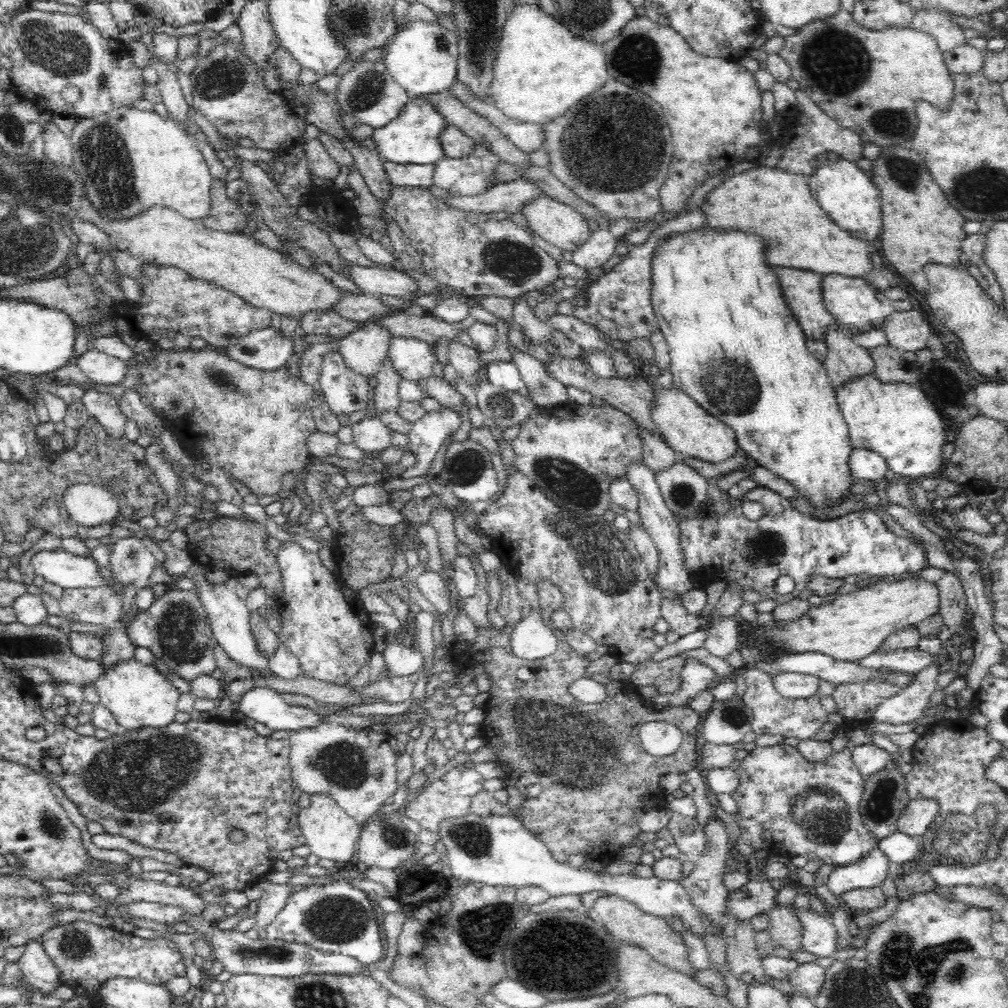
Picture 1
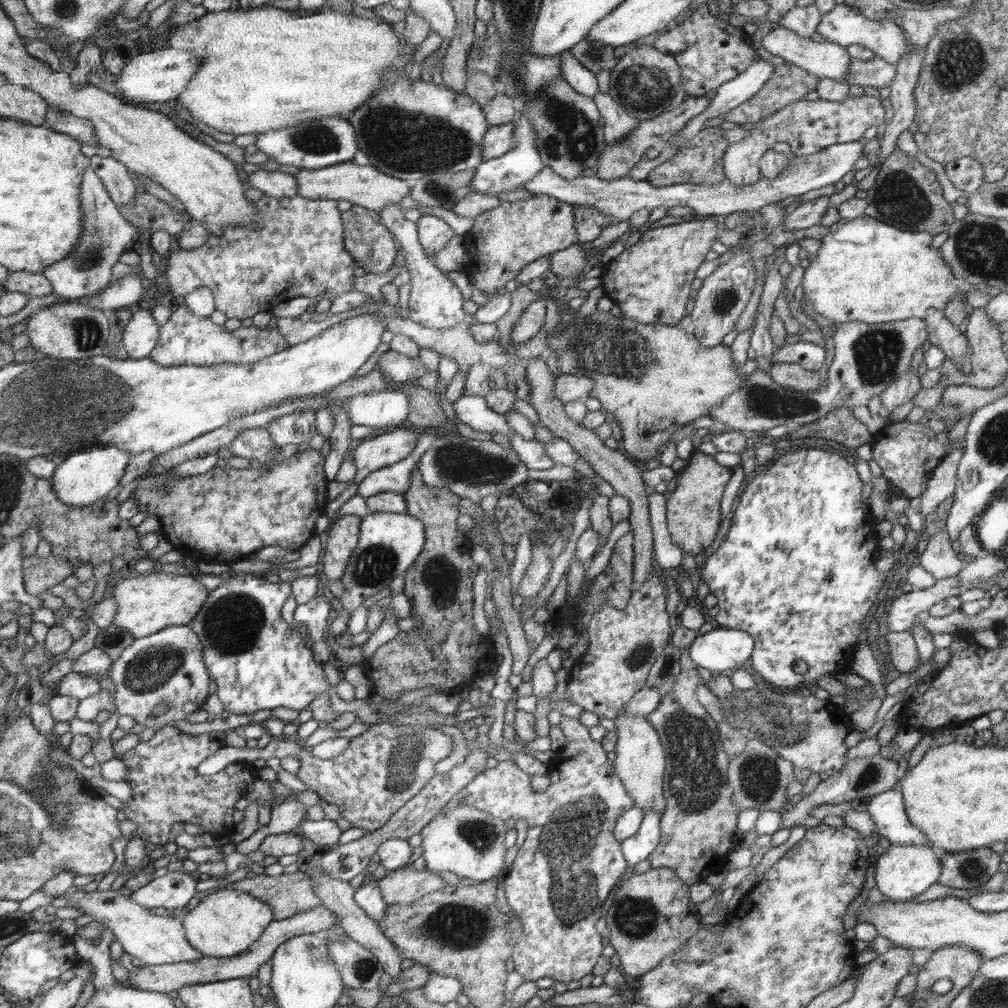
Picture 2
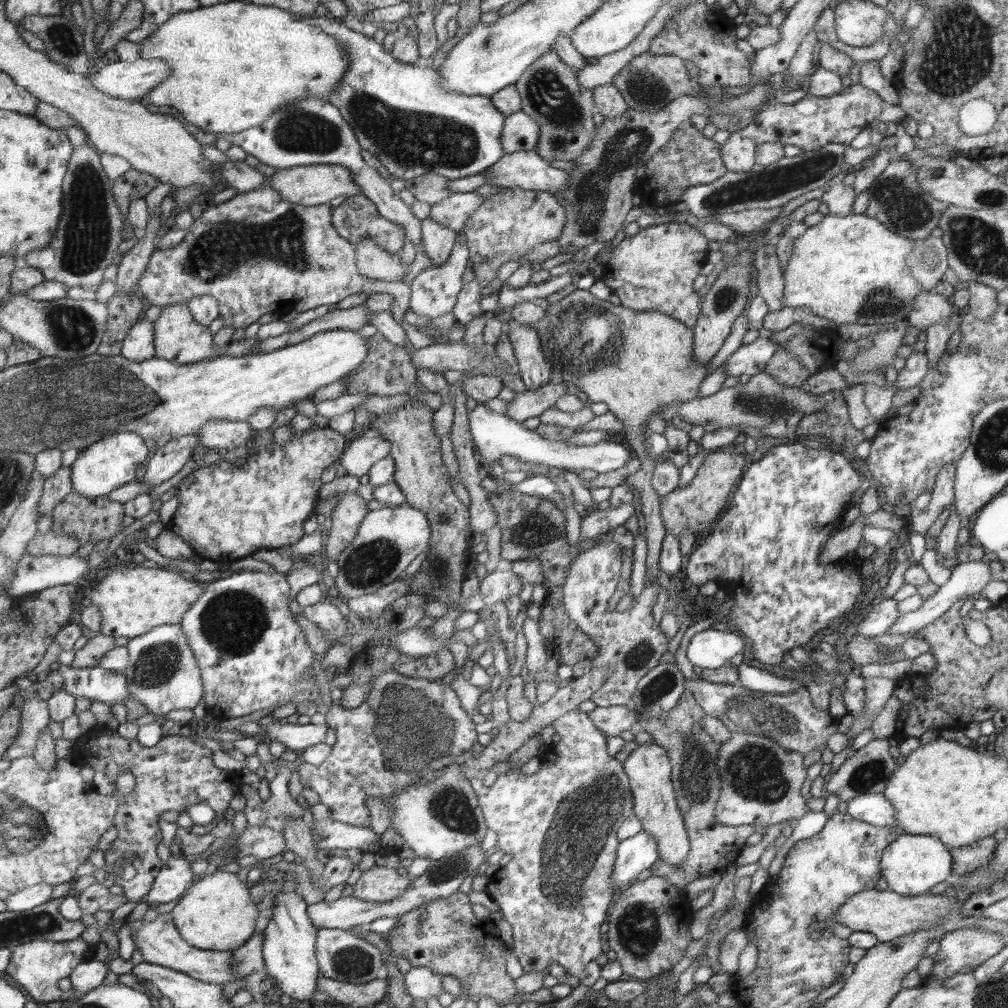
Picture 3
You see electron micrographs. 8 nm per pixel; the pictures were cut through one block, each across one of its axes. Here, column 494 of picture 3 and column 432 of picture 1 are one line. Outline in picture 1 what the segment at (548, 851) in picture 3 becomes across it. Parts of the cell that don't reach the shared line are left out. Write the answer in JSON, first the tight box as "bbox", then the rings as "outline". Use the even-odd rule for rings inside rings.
{"bbox":[395,764,484,908],"outline":[[[458,764],[456,768],[446,772],[442,778],[434,780],[422,791],[417,789],[420,794],[405,806],[405,814],[419,823],[421,829],[436,833],[444,818],[458,818],[470,813],[472,797],[483,789],[484,781],[476,768],[466,768],[464,764]],[[424,869],[407,873],[399,884],[395,898],[408,908],[427,905],[432,900],[441,900],[448,893],[448,882],[439,872],[430,874]]]}

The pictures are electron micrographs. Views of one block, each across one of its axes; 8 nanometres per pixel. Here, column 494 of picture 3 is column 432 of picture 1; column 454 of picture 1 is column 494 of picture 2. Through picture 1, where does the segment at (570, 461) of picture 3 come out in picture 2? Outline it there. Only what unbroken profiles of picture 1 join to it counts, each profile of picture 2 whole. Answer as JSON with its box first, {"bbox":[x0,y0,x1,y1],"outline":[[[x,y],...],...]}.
{"bbox":[453,395,514,435],"outline":[[[462,395],[453,402],[458,420],[478,432],[500,433],[508,435],[514,431],[506,422],[504,415],[494,412],[483,395]]]}

